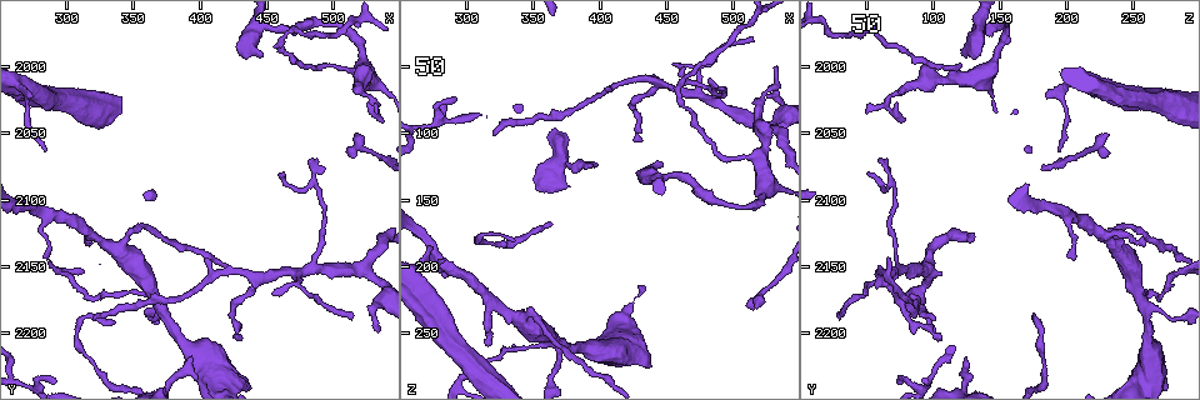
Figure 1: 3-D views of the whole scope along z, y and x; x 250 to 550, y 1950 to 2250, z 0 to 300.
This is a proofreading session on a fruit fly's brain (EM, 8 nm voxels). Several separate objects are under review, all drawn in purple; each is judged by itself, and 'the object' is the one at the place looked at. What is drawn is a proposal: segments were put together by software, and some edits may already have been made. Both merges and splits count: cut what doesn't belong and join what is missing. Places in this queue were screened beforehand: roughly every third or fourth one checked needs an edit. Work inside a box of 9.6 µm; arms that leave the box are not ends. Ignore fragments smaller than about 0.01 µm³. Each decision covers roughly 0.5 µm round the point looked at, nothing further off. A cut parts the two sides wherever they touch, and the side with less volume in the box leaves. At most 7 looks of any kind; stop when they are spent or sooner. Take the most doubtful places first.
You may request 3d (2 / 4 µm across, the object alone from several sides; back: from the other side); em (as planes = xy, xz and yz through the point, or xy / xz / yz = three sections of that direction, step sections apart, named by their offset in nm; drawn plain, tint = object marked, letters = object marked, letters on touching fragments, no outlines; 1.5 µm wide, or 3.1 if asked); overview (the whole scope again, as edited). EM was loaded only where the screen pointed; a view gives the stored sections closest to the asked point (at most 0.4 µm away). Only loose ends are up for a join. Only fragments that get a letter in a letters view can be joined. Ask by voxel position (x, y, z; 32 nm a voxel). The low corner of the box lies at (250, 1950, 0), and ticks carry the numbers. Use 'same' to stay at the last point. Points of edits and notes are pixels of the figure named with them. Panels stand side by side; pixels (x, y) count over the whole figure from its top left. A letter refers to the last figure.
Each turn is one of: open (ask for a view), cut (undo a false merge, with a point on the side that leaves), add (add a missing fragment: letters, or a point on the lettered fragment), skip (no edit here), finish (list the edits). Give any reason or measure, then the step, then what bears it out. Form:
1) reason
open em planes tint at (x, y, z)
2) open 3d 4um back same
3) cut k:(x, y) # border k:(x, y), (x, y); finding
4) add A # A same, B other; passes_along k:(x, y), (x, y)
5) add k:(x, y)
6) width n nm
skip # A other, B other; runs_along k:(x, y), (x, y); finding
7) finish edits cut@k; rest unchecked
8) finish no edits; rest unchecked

open em planes letters at (270, 2024, 184)

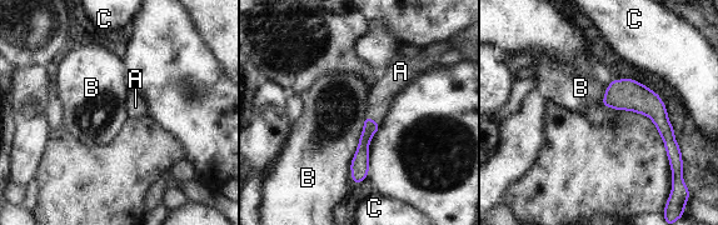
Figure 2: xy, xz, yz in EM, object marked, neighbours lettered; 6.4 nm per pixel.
add A # A same, B other, C other; passes_along 2:(362, 155), (373, 120), (383, 91); it goes on there

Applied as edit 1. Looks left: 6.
redraw
open overview

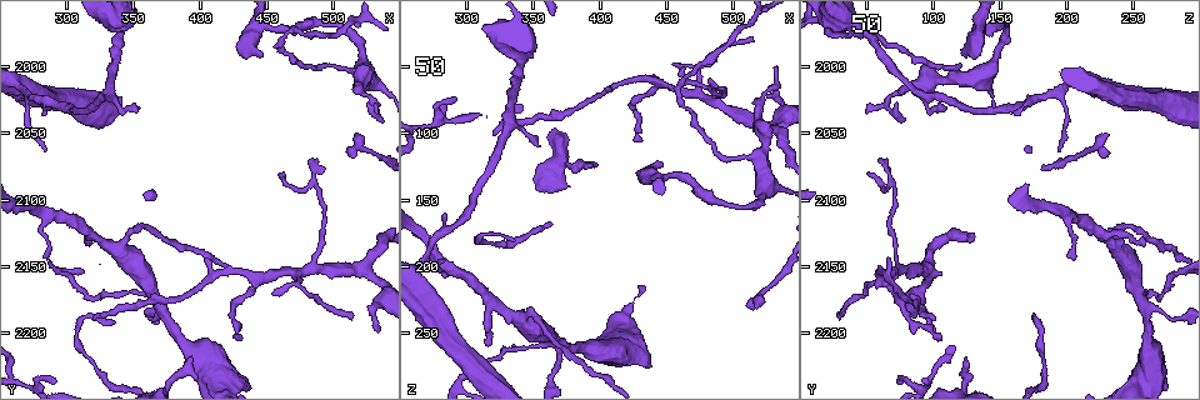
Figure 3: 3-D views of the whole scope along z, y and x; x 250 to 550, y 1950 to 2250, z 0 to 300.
an open end
open 3d 4um at (514, 2188, 32)

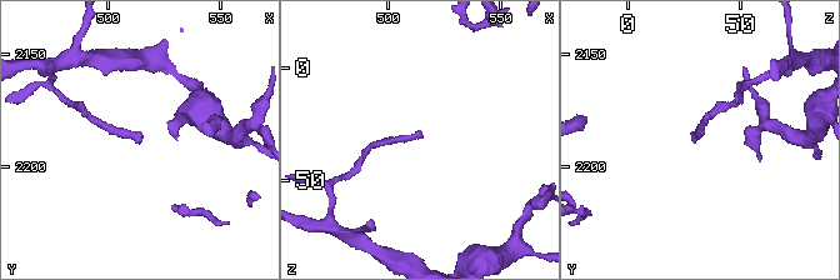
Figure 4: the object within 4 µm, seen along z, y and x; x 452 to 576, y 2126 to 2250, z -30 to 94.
now the EM
open em xz step 4 letters at (516, 2189, 32)

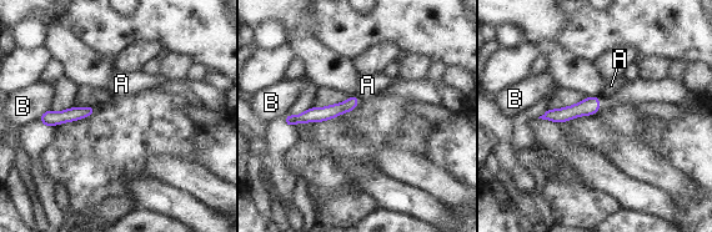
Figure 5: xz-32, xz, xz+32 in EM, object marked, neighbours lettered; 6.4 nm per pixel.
longest_contact B 60 nm
skip # A other, B other; runs_along 5:(355, 100), (336, 110), (292, 121); none of them fits

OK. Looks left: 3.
finish edits add@2; rest unchecked

